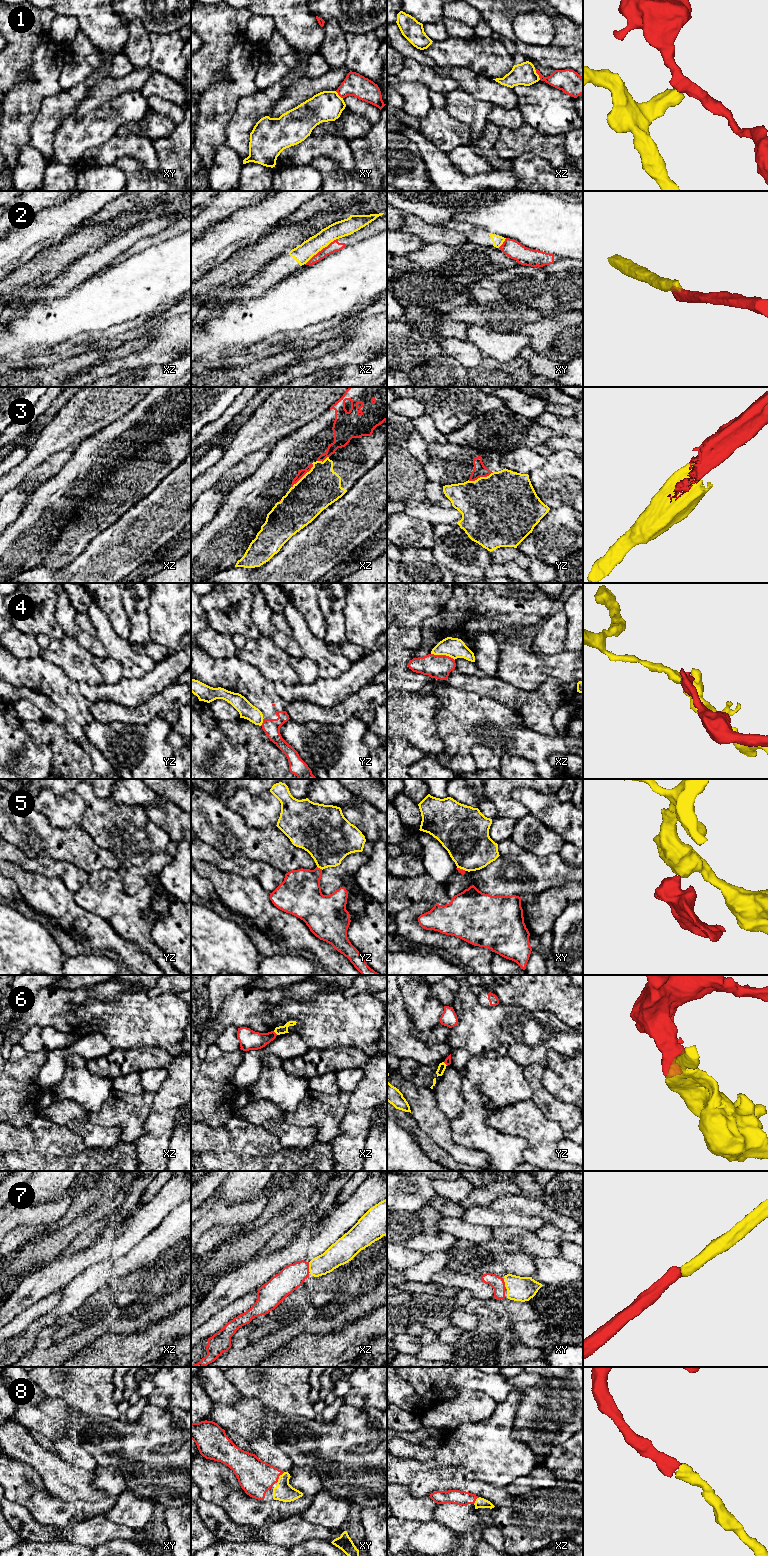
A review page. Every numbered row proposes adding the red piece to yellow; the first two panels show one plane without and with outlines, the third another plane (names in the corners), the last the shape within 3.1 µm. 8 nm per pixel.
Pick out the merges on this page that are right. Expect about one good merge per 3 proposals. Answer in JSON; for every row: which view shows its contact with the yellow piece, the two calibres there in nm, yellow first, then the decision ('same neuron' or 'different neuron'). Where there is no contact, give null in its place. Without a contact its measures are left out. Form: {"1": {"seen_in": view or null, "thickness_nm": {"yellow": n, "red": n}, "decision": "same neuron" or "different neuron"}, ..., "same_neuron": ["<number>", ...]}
{"1": {"seen_in": "xz", "thickness_nm": {"yellow": 180, "red": 180}, "decision": "different neuron"}, "2": {"seen_in": "xz", "thickness_nm": {"yellow": 150, "red": 90}, "decision": "different neuron"}, "3": {"seen_in": "xz", "thickness_nm": {"yellow": 320, "red": 60}, "decision": "different neuron"}, "4": {"seen_in": "xz", "thickness_nm": {"yellow": 160, "red": 190}, "decision": "different neuron"}, "5": {"seen_in": "yz", "thickness_nm": {"yellow": 400, "red": 340}, "decision": "different neuron"}, "6": {"seen_in": "xz", "thickness_nm": {"yellow": 70, "red": 160}, "decision": "different neuron"}, "7": {"seen_in": "xz", "thickness_nm": {"yellow": 180, "red": 200}, "decision": "same neuron"}, "8": {"seen_in": "xy", "thickness_nm": {"yellow": 150, "red": 280}, "decision": "same neuron"}, "same_neuron": ["7", "8"]}

